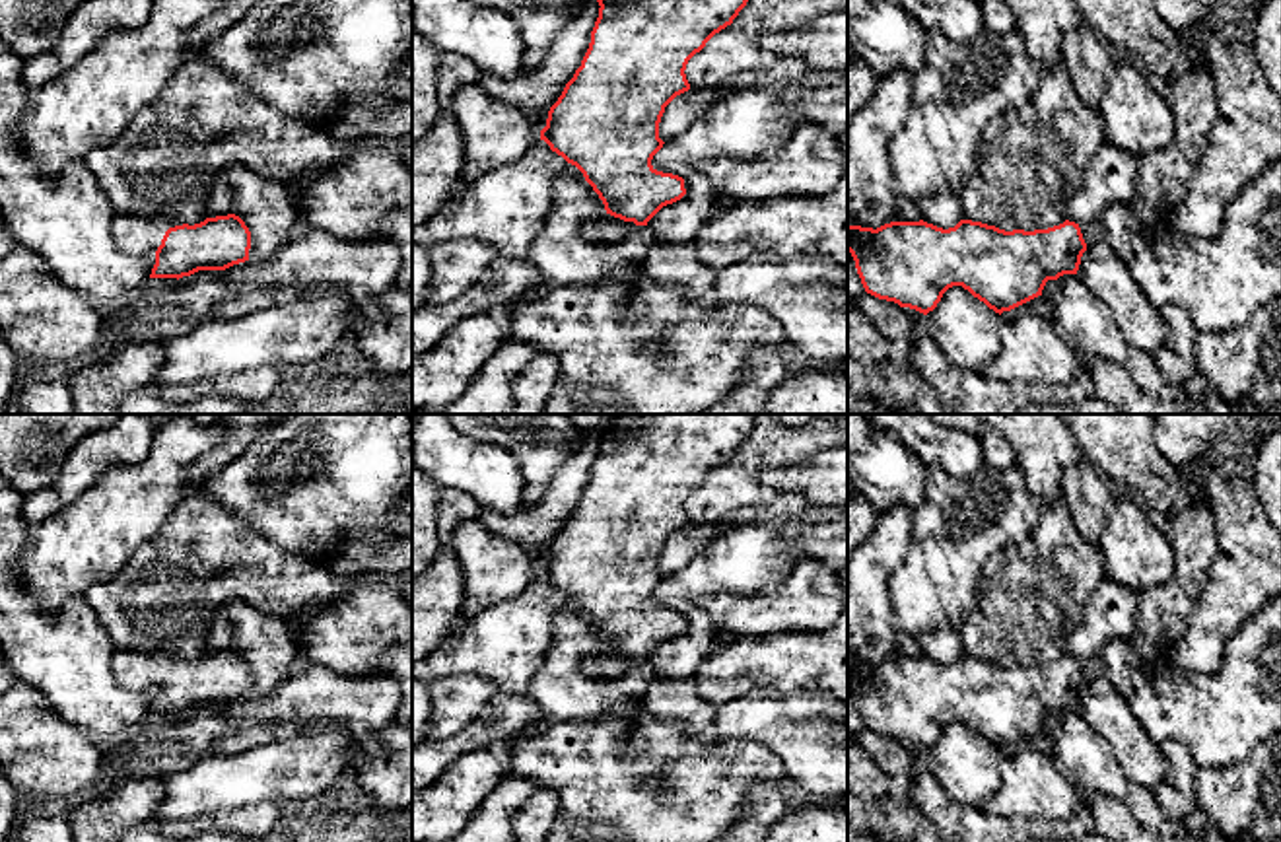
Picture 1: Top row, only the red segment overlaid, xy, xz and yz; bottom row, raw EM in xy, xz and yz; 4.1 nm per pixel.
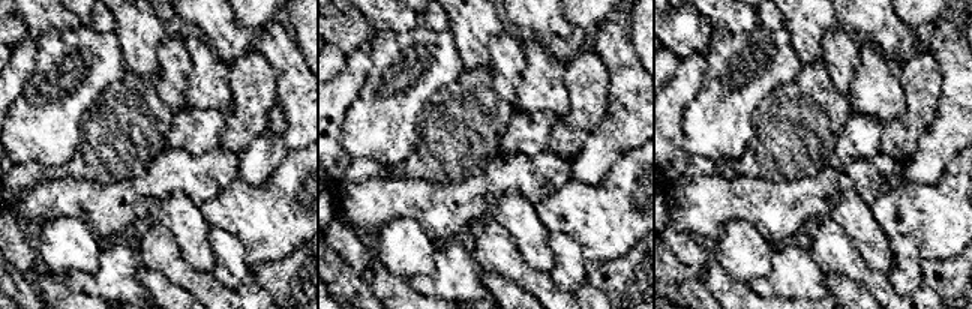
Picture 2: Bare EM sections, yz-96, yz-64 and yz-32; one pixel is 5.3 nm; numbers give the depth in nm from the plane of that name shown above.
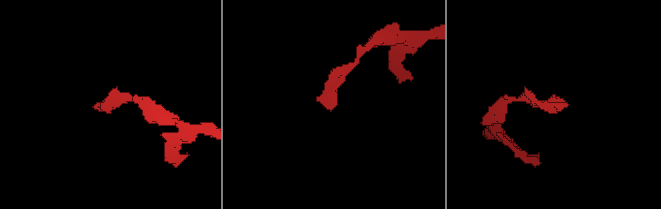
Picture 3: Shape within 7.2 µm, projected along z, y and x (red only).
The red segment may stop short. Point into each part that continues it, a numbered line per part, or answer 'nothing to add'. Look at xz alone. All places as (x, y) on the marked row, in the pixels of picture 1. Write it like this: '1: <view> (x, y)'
1: xz (564, 253)

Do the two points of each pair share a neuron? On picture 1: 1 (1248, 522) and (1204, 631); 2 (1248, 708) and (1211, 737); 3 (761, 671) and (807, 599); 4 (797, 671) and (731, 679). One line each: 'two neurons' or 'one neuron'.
1: one neuron
2: one neuron
3: two neurons
4: one neuron

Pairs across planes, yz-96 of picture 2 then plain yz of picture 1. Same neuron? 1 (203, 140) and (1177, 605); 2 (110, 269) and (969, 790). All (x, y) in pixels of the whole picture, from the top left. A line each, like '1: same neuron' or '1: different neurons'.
1: different neurons
2: different neurons

